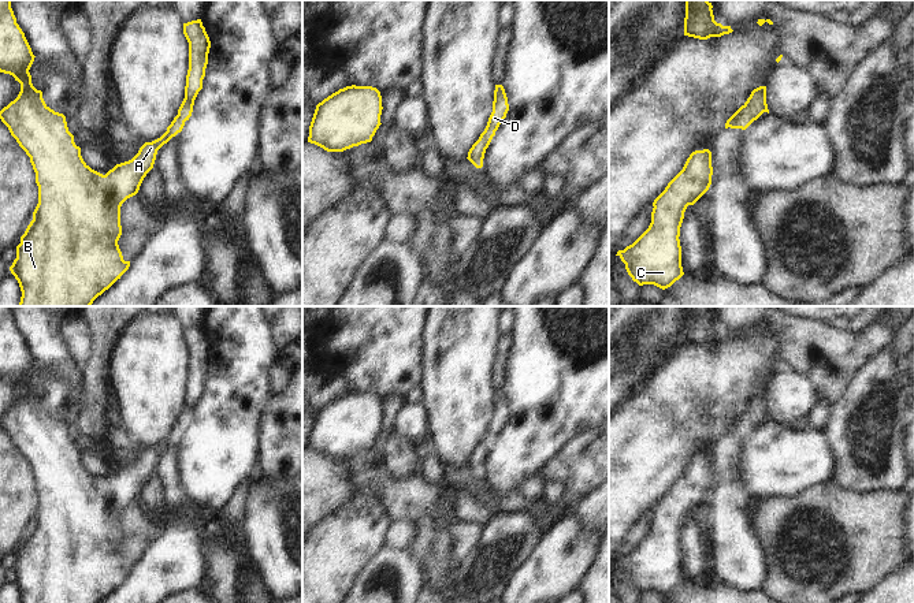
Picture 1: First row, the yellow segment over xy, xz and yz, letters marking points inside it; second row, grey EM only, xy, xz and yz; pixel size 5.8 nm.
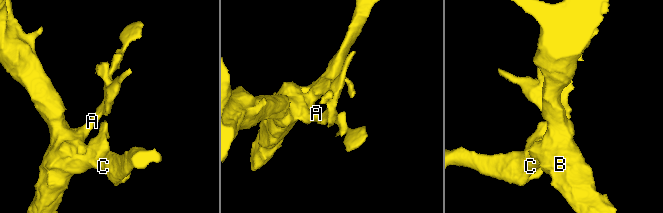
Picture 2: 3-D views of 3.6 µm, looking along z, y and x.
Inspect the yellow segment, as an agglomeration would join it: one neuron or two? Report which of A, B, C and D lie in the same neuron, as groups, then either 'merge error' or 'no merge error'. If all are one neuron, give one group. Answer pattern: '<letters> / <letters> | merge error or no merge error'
A B C D | no merge error

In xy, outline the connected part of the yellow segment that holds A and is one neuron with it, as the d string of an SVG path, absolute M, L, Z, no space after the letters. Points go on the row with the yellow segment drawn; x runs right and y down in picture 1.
M0 0L0 72L12 75L21 83L18 97L0 111L0 119L30 157L38 186L33 220L21 237L16 258L10 267L22 291L19 306L90 306L129 269L130 261L123 260L118 245L122 235L120 206L138 193L153 168L157 150L182 131L203 89L209 37L201 19L183 23L183 34L189 42L189 70L178 115L160 138L145 142L131 160L116 164L103 175L83 161L66 116L51 109L42 92L33 86L29 70L36 56L16 23L11 0Z

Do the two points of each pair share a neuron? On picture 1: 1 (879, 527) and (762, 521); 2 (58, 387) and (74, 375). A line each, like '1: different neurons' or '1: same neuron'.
1: same neuron
2: different neurons

